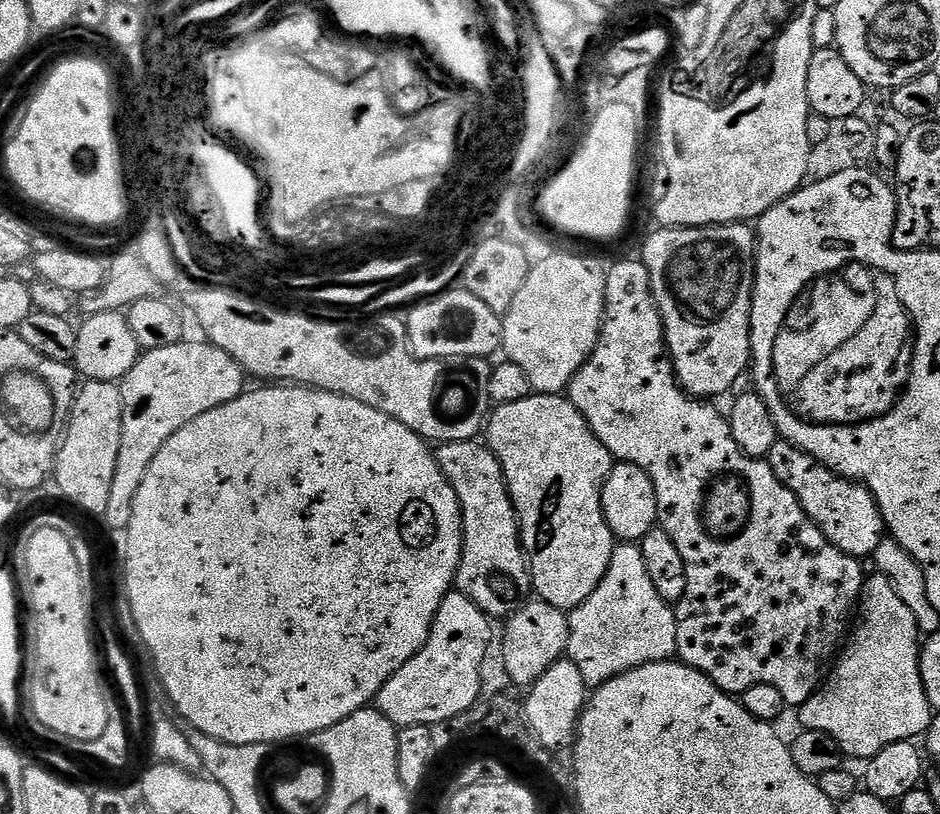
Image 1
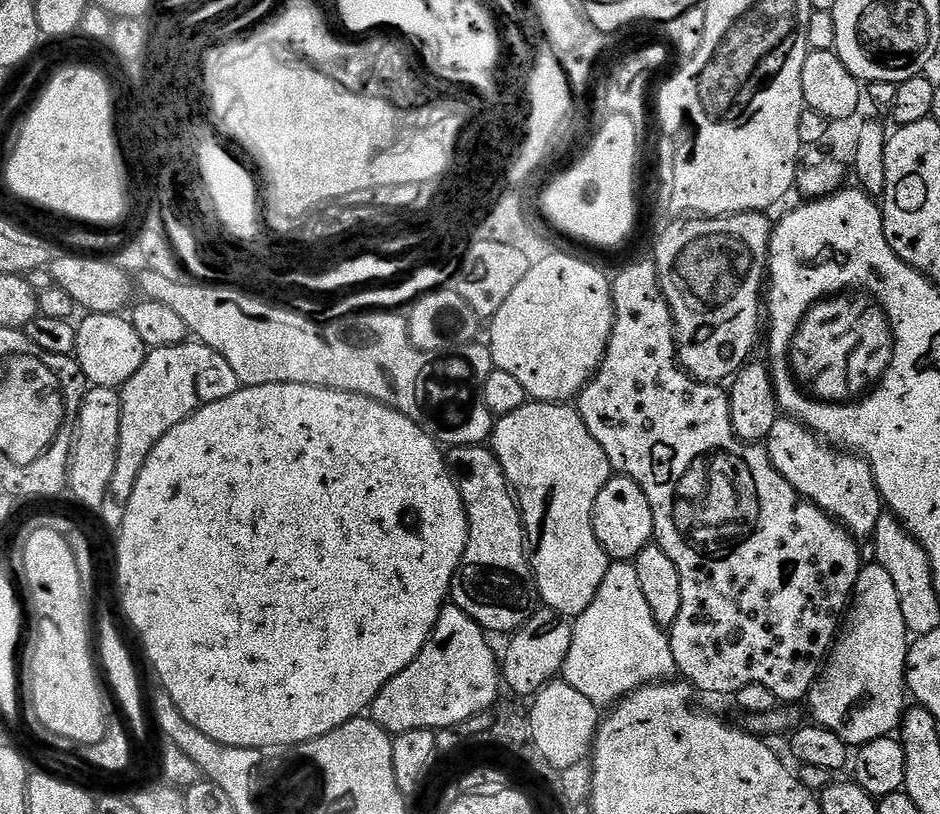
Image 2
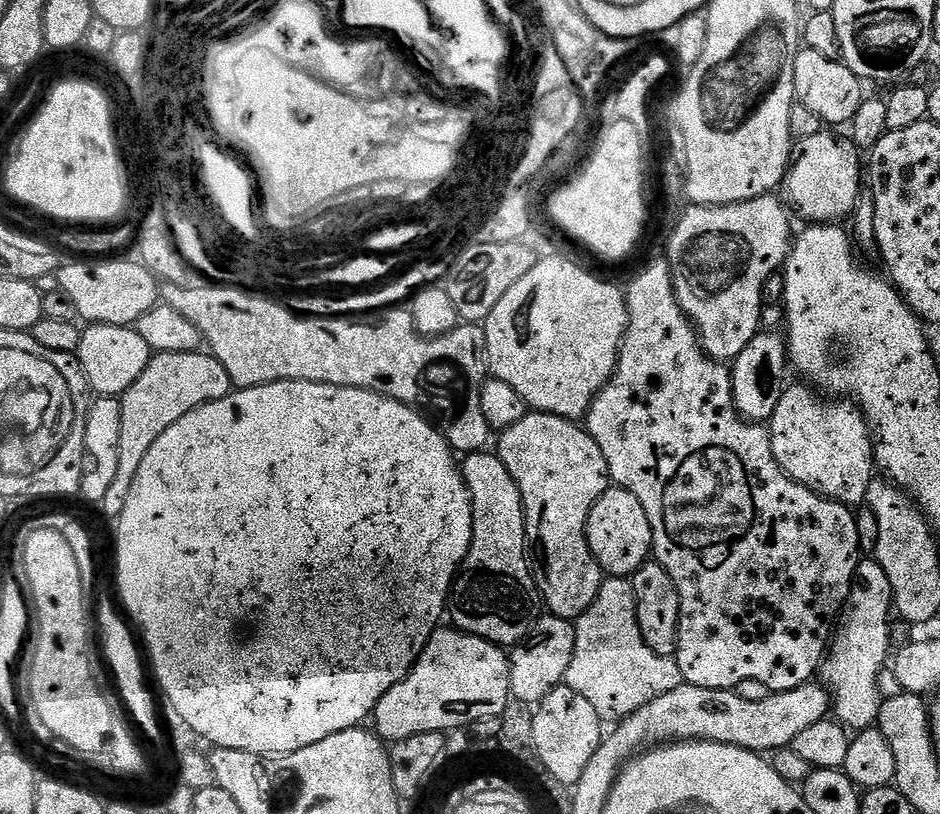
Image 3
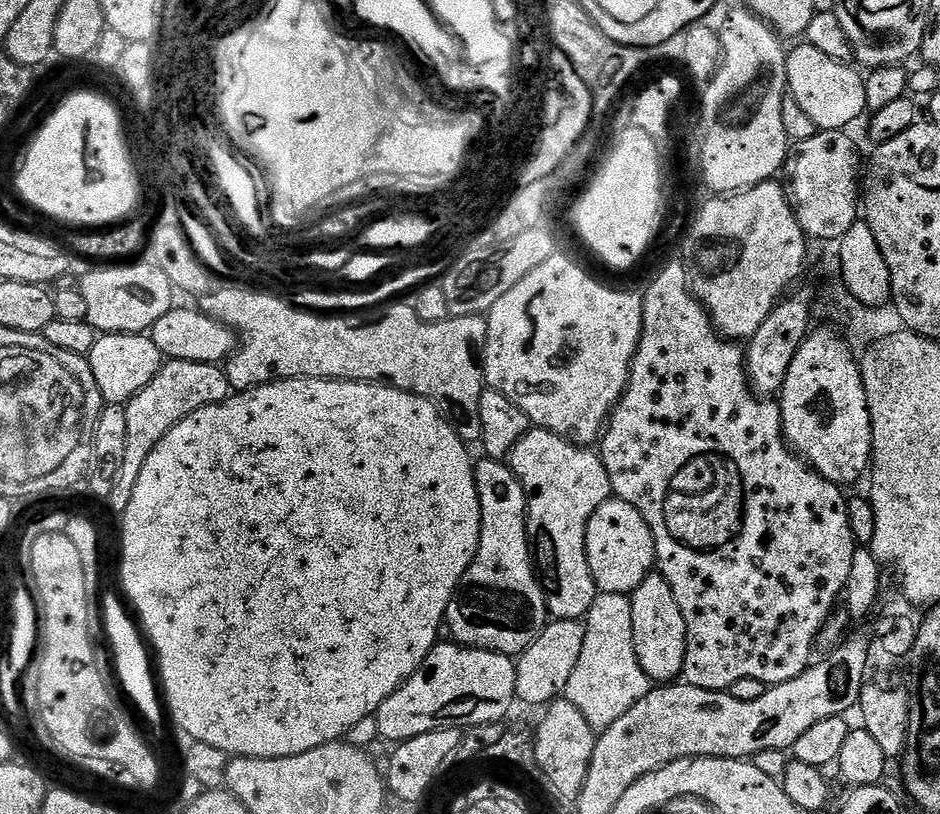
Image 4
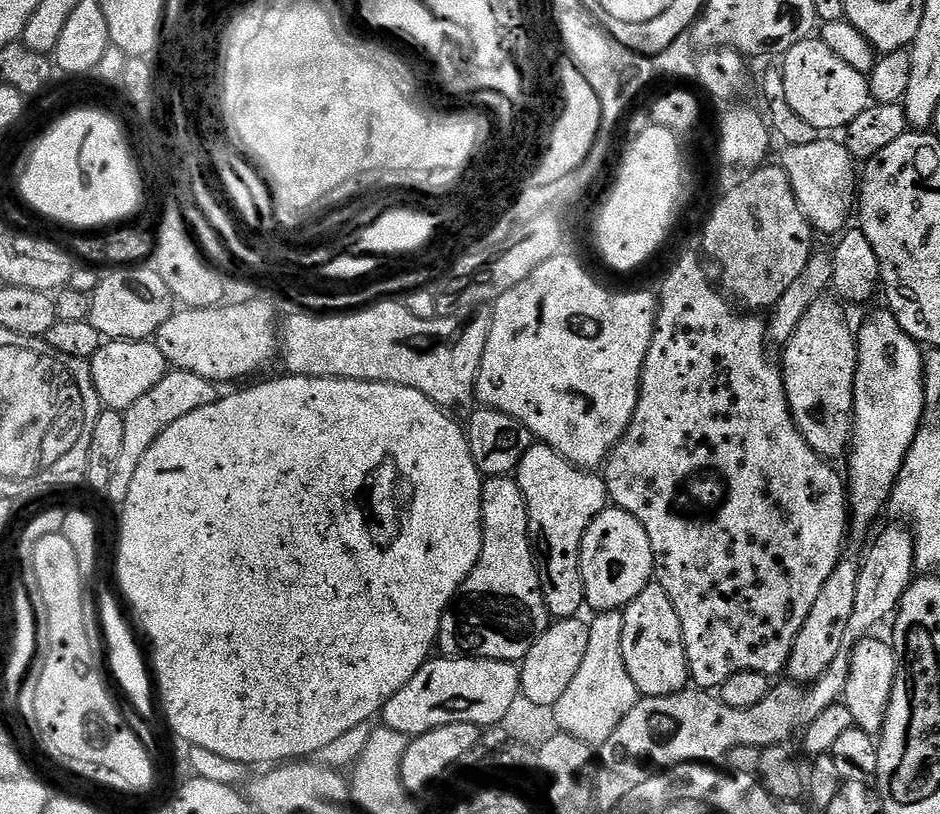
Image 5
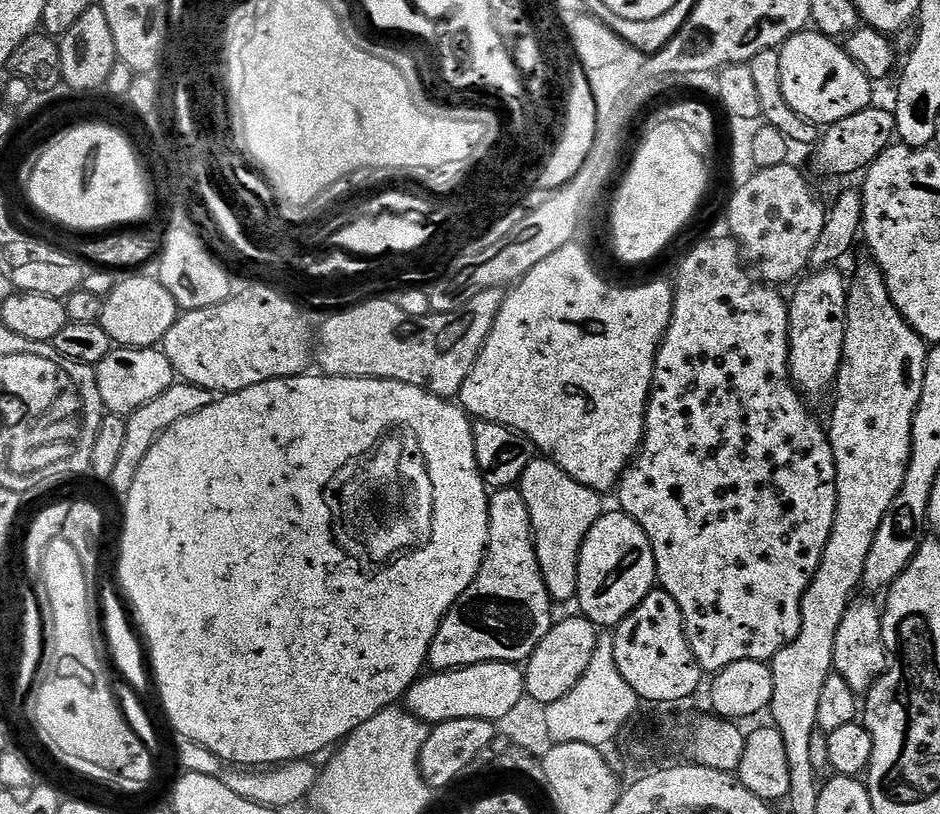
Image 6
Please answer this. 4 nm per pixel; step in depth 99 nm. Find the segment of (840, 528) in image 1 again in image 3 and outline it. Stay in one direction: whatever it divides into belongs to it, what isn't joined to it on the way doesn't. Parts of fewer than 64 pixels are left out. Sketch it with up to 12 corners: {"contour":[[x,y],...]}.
{"contour":[[785,387],[766,424],[778,466],[863,505],[874,436],[860,405]]}

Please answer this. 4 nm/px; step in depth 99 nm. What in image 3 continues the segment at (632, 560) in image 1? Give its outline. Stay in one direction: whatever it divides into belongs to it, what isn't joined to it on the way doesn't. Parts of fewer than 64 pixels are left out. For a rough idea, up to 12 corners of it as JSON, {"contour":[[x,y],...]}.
{"contour":[[631,579],[575,625],[564,684],[601,721],[685,684],[642,638]]}

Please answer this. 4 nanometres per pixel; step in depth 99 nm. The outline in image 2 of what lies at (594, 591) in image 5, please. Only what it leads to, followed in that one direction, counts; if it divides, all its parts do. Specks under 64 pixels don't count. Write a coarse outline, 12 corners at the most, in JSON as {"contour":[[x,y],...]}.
{"contour":[[616,474],[594,502],[594,534],[616,562],[653,543],[638,482]]}

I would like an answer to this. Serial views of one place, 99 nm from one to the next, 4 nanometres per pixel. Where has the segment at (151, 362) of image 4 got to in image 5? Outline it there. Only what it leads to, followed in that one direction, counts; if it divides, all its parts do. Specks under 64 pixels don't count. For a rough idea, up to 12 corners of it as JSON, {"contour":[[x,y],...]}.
{"contour":[[151,339],[110,340],[91,358],[101,405],[123,412],[170,370]]}

